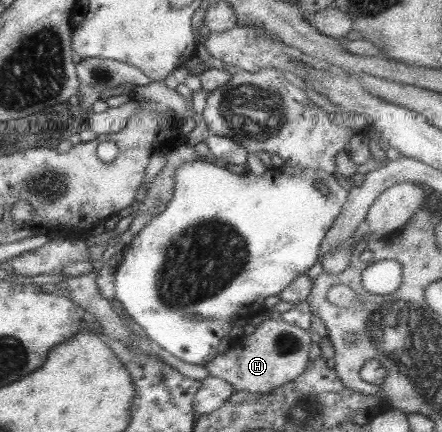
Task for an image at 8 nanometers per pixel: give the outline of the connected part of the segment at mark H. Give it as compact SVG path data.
M267 318L249 335L241 339L241 345L233 345L223 353L217 353L203 366L211 377L225 380L235 392L262 394L297 379L309 362L309 347L315 340L311 333L283 320Z

